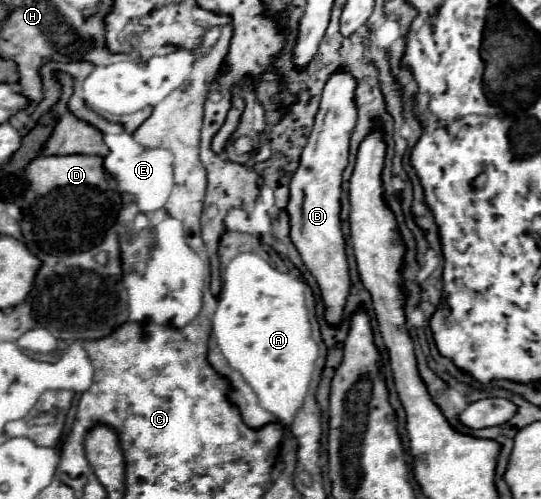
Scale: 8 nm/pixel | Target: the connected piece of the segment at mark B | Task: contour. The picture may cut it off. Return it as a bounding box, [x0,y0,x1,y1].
[289,67,357,323]

